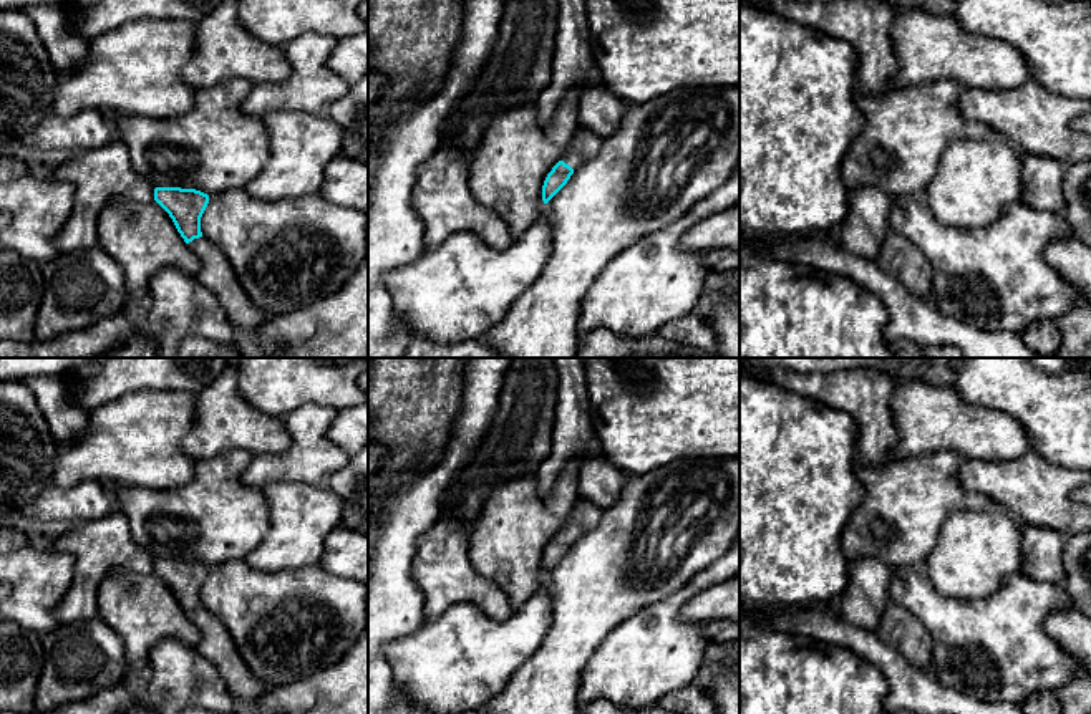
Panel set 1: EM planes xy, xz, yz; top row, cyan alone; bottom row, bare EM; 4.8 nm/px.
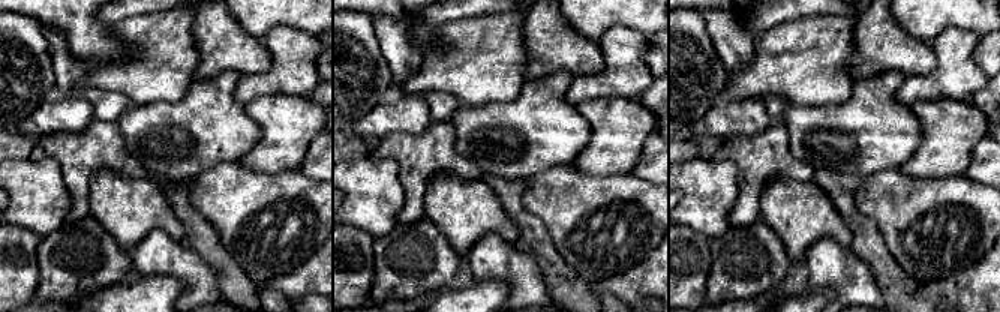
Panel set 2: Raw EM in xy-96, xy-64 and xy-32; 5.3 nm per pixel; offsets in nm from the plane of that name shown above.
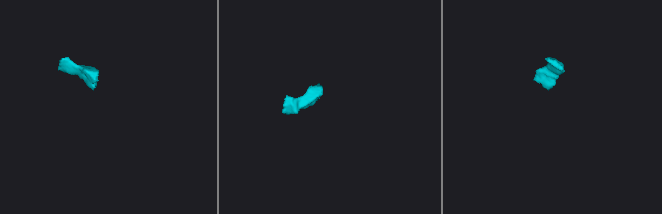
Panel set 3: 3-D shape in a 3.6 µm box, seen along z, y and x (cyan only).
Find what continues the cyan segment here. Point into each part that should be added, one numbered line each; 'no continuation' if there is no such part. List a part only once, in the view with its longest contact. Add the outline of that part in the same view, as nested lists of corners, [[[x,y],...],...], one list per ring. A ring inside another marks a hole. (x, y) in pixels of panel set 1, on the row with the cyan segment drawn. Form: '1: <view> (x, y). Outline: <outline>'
1: xy (216, 274). Outline: [[[204,235],[187,245],[201,260],[199,282],[216,293],[234,326],[234,343],[240,353],[244,356],[254,353],[257,358],[279,358],[280,343],[260,333],[260,325],[267,316],[247,297],[222,248]]]

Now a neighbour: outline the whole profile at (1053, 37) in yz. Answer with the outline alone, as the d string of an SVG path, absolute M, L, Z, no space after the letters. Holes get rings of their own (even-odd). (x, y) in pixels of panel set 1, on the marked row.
M953 0L953 18L973 35L1011 45L1026 61L1031 80L1051 93L1091 101L1091 3L1086 0Z

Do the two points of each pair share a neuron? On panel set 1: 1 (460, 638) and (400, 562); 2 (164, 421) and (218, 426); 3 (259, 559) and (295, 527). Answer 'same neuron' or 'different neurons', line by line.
1: different neurons
2: different neurons
3: same neuron

